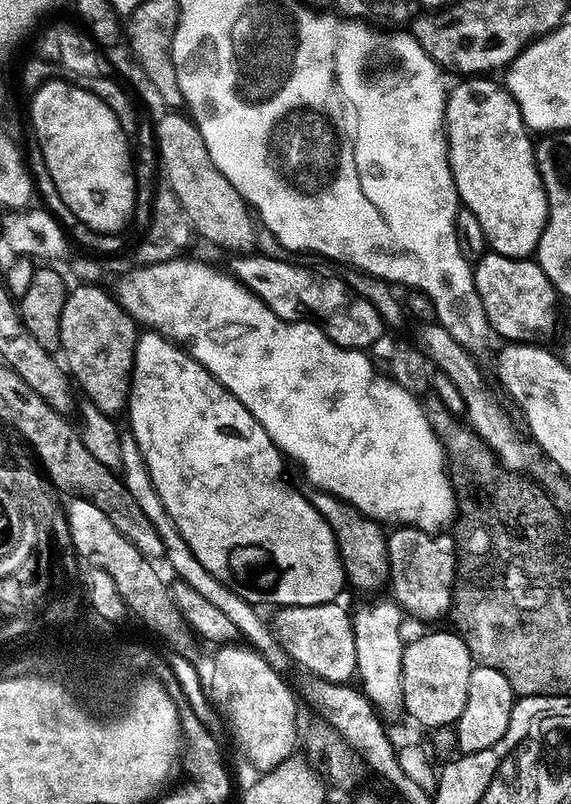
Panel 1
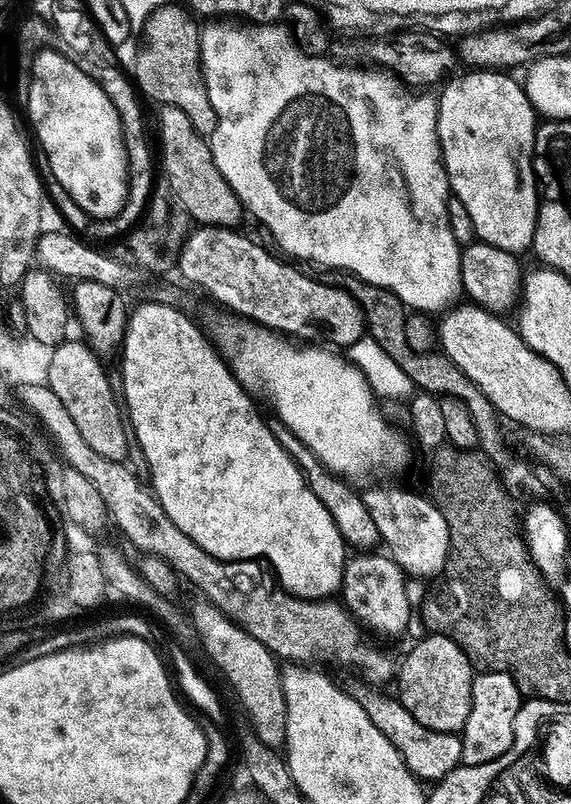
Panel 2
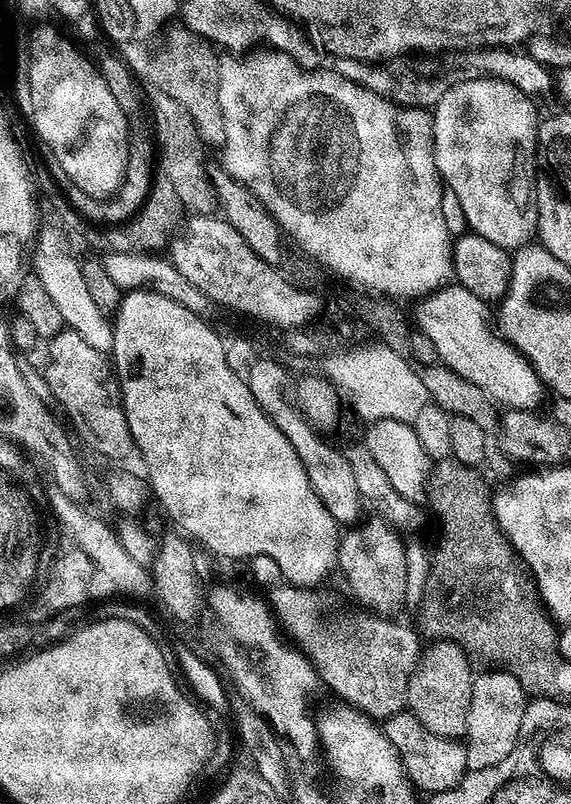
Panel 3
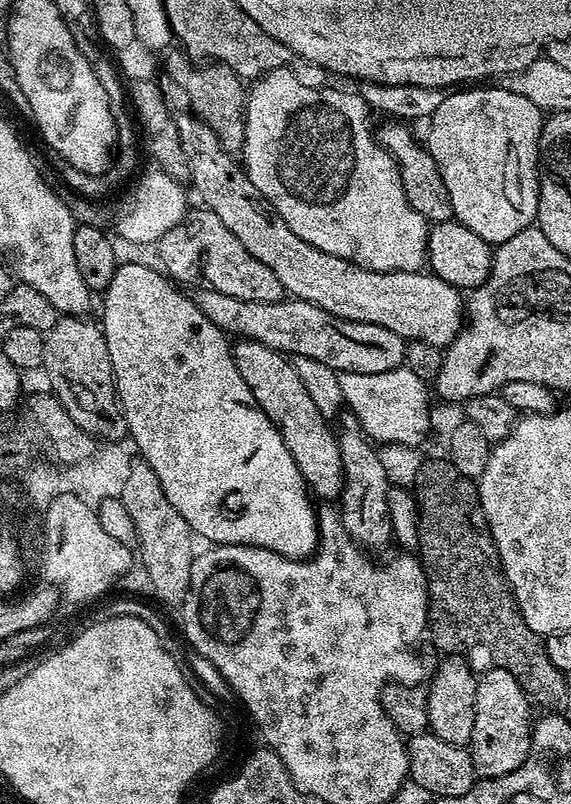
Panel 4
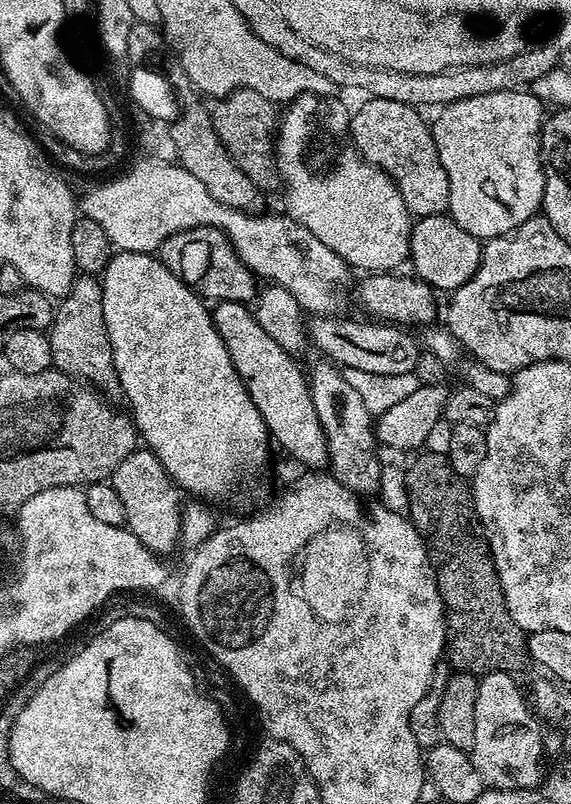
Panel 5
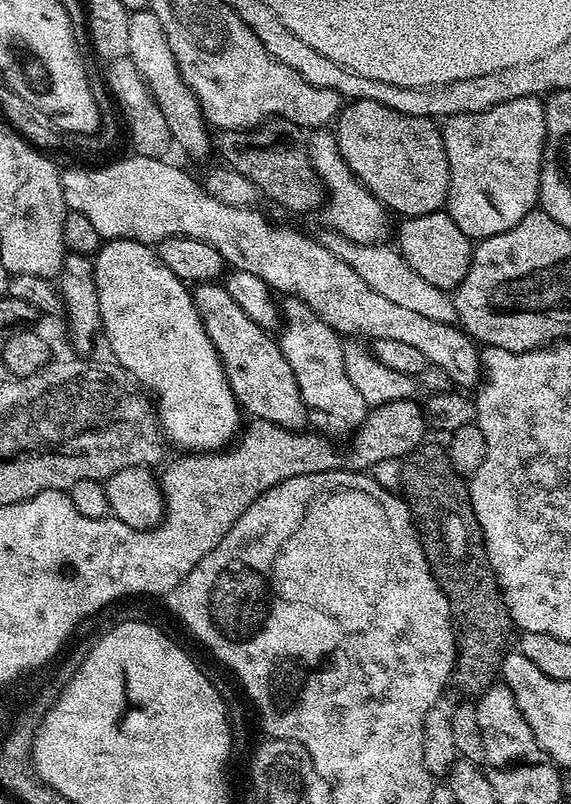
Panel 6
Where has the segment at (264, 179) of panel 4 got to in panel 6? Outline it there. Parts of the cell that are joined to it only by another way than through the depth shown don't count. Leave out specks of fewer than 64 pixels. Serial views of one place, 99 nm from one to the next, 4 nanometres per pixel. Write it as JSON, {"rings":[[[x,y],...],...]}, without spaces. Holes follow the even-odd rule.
{"rings":[[[316,130],[311,133],[308,144],[308,157],[312,159],[312,169],[324,183],[326,203],[323,205],[325,229],[331,230],[354,241],[355,244],[374,244],[385,239],[389,217],[384,205],[370,194],[370,190],[346,166],[342,154],[336,145],[335,135],[328,130]]]}

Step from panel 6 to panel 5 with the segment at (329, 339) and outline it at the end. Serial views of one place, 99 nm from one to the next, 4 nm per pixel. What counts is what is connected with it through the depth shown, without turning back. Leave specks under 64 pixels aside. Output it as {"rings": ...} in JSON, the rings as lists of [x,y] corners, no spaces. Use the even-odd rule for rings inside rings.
{"rings":[[[320,362],[307,373],[308,389],[314,398],[314,411],[318,413],[318,422],[322,422],[322,430],[326,434],[328,447],[328,468],[330,474],[342,486],[361,498],[372,496],[380,488],[380,479],[384,472],[380,469],[380,456],[376,453],[378,441],[374,427],[374,418],[366,405],[362,403],[350,382],[346,382],[343,371],[331,362]]]}

